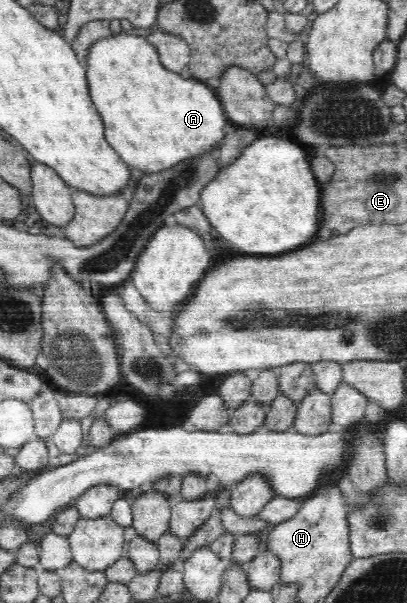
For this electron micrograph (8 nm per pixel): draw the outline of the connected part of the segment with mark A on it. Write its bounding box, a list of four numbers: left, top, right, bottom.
[85,32,231,173]

